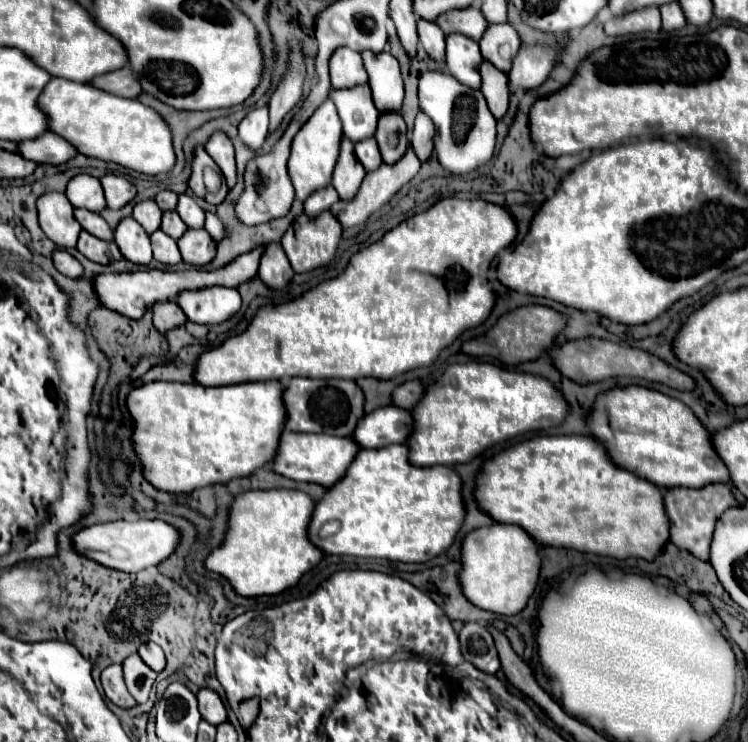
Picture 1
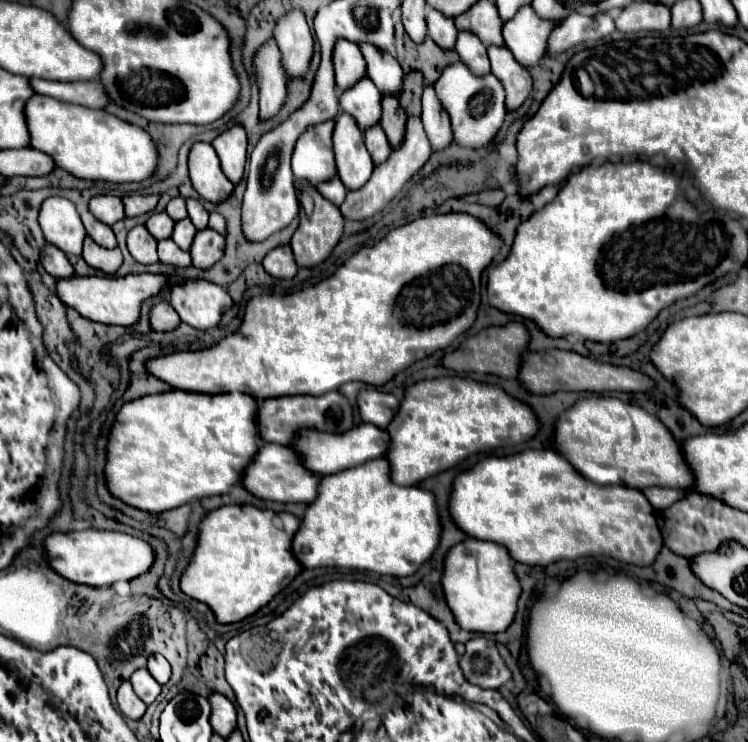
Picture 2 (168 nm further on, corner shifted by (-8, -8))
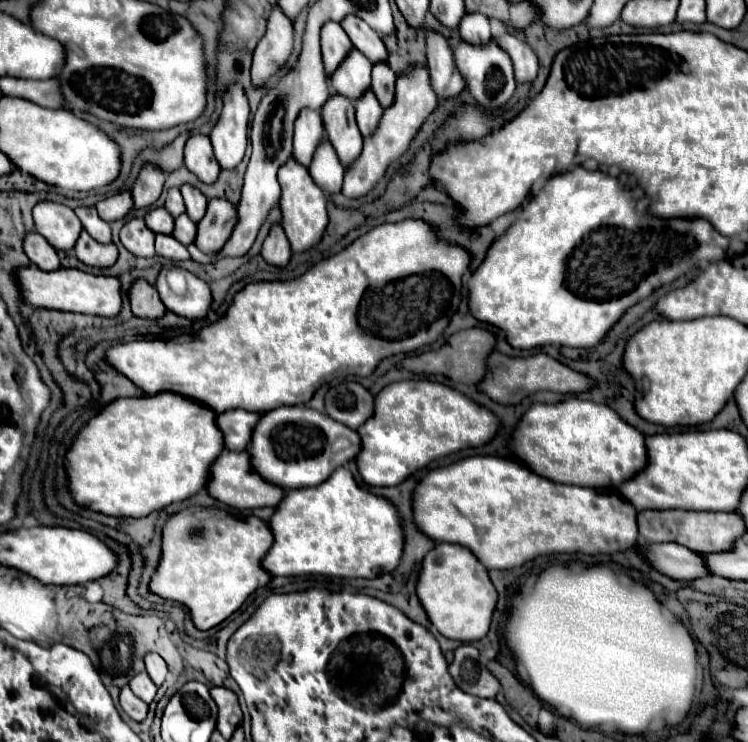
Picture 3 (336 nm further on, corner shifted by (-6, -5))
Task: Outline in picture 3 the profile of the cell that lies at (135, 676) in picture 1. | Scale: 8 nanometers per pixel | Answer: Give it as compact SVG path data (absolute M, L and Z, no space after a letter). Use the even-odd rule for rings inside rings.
M147 672L135 674L135 676L131 678L129 686L131 686L131 690L135 692L135 696L139 696L143 702L147 702L147 704L153 702L155 692L157 692L157 686L151 682L151 678L149 678Z

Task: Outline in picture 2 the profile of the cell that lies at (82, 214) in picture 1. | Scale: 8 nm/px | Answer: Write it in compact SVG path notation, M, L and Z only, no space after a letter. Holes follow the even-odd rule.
M83 211L83 213L81 213L81 221L83 221L85 229L87 229L87 235L89 235L91 239L95 239L101 247L109 247L109 249L117 247L115 235L113 235L113 231L111 231L109 225L101 223L99 219L95 219L89 211Z

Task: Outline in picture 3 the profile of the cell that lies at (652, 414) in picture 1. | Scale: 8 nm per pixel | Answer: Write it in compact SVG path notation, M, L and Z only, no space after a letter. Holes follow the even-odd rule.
M569 398L557 404L535 402L521 418L511 440L513 454L527 460L541 476L563 484L619 488L647 468L645 434L627 424L611 406Z

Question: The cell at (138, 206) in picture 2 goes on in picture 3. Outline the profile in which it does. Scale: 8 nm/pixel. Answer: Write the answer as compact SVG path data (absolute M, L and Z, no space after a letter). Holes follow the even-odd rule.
M145 166L131 190L133 208L149 208L161 196L163 182L165 182L165 174L159 168Z

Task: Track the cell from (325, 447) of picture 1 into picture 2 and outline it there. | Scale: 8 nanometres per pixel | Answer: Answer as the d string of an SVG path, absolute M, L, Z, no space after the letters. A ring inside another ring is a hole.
M265 443L257 451L257 455L253 455L253 463L245 469L241 485L257 499L277 501L277 503L311 503L317 497L319 481L321 477L307 471L287 445Z

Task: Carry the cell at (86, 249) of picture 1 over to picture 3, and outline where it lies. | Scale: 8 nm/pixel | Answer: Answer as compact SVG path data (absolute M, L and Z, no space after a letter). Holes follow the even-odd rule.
M85 230L81 232L81 236L77 240L77 250L75 252L77 252L77 258L83 264L95 266L95 268L109 268L117 260L115 244L99 244Z

